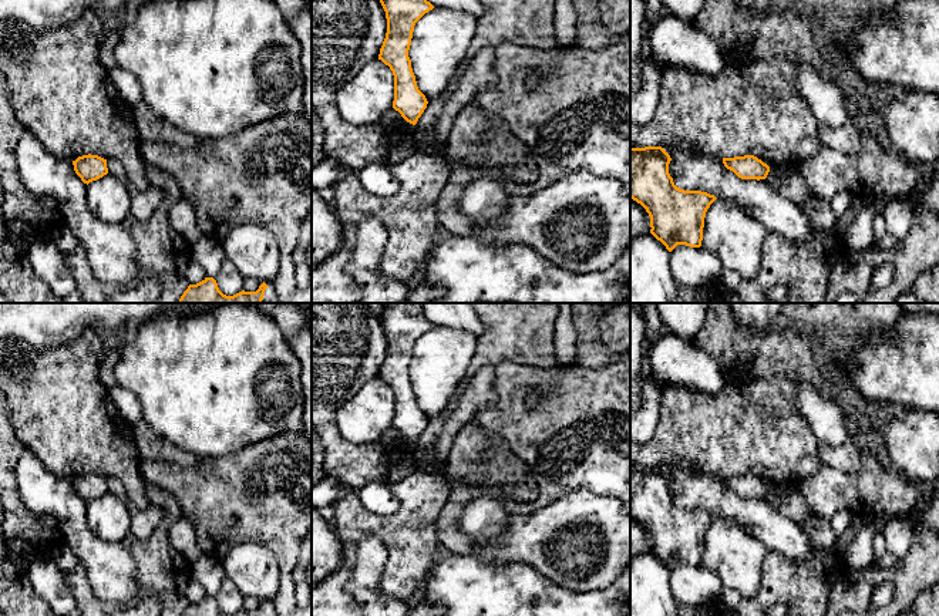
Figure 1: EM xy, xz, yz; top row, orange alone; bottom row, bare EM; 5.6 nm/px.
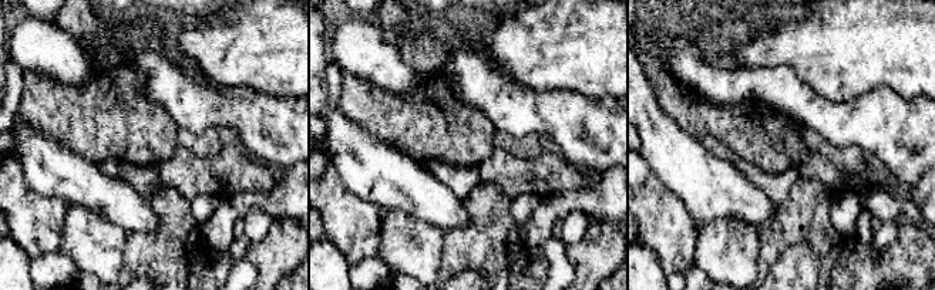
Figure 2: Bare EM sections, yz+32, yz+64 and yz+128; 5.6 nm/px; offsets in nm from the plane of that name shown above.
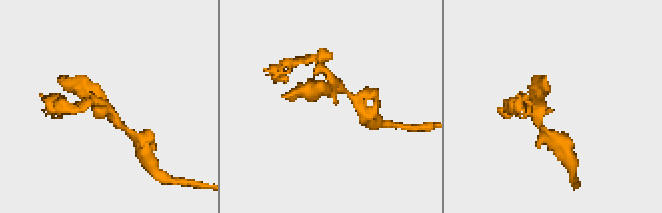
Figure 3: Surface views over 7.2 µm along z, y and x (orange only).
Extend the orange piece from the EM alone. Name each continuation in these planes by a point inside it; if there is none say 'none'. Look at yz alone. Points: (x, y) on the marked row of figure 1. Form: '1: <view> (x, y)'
none

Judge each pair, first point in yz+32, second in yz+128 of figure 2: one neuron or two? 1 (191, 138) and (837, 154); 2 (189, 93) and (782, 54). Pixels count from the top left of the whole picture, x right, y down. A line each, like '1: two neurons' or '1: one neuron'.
1: one neuron
2: two neurons

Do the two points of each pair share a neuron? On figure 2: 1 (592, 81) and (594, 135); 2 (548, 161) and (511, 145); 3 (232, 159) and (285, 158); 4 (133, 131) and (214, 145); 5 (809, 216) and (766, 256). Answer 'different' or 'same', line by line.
1: different
2: different
3: different
4: different
5: same

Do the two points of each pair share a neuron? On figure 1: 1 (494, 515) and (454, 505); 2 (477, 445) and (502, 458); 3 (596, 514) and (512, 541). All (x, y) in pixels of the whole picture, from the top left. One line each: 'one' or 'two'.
1: two
2: one
3: one

